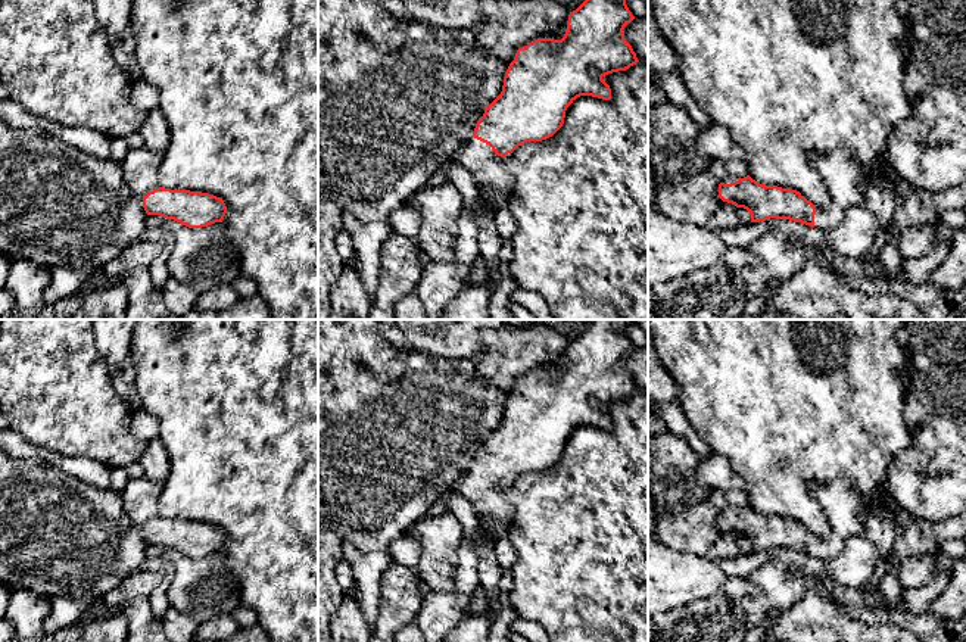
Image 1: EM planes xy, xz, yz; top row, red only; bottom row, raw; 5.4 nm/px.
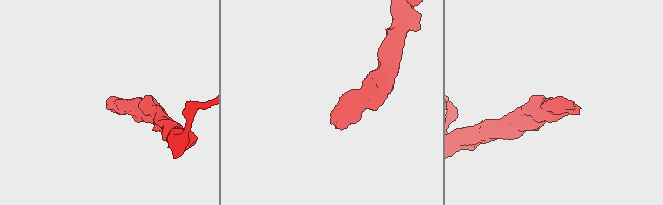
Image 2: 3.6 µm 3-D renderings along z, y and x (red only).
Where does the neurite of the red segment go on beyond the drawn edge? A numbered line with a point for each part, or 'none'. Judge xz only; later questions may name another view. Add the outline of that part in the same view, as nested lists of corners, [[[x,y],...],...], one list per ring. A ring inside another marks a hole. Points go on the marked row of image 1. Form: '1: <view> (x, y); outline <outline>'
1: xz (477, 158); outline [[[470,137],[455,155],[455,160],[471,174],[477,187],[489,187],[489,197],[504,206],[511,199],[515,183],[502,168],[502,159],[489,144],[474,137]]]

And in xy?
1: xy (140, 168); outline [[[146,146],[130,149],[121,163],[124,180],[134,196],[143,199],[149,191],[159,187],[159,166],[165,153]]]

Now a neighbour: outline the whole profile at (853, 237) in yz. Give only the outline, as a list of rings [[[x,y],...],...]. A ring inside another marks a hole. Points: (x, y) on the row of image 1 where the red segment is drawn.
[[[866,205],[844,212],[842,221],[826,230],[780,219],[778,225],[754,240],[748,250],[758,258],[757,267],[733,269],[723,265],[697,269],[682,278],[648,287],[648,320],[738,320],[750,299],[760,297],[772,281],[794,278],[807,261],[829,267],[823,256],[831,249],[842,258],[861,258],[873,246],[881,227]]]

